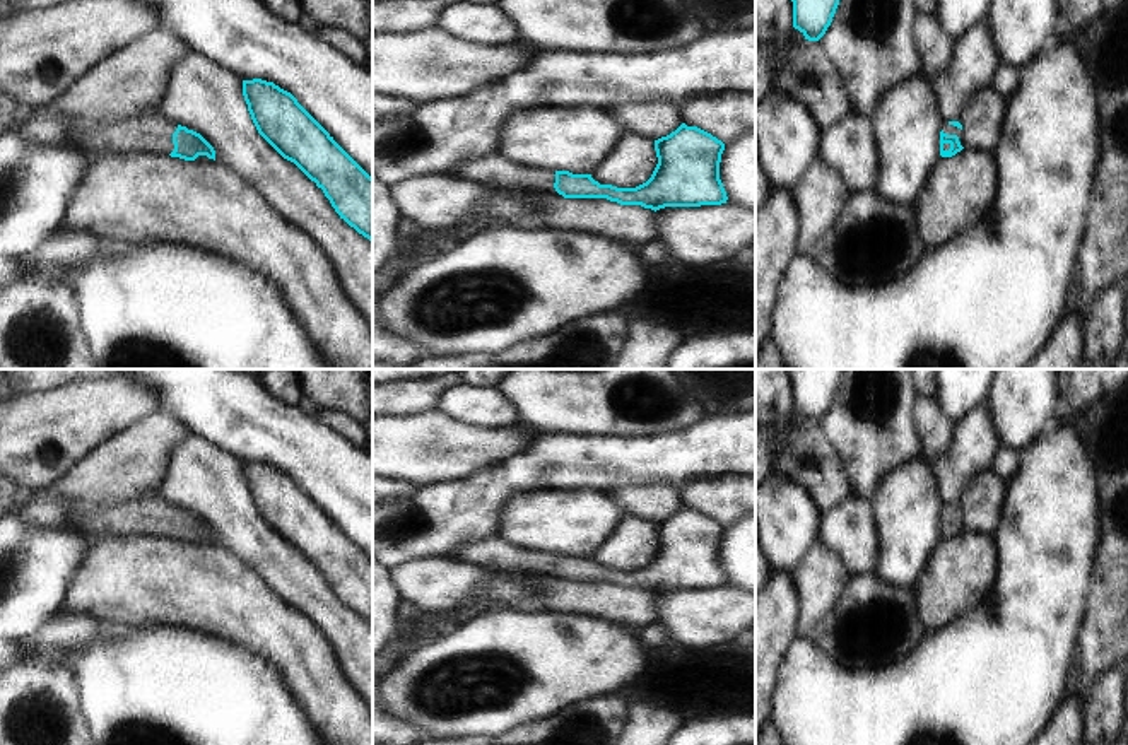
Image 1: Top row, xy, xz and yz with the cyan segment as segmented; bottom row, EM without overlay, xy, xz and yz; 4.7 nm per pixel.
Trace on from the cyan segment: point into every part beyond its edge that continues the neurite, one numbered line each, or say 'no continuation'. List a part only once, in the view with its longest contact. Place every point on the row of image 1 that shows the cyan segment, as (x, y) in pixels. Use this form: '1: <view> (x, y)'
1: xy (149, 134)

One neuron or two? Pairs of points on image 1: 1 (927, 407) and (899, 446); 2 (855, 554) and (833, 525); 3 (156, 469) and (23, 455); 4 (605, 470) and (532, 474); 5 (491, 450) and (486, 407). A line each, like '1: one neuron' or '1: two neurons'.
1: two neurons
2: one neuron
3: two neurons
4: one neuron
5: two neurons

